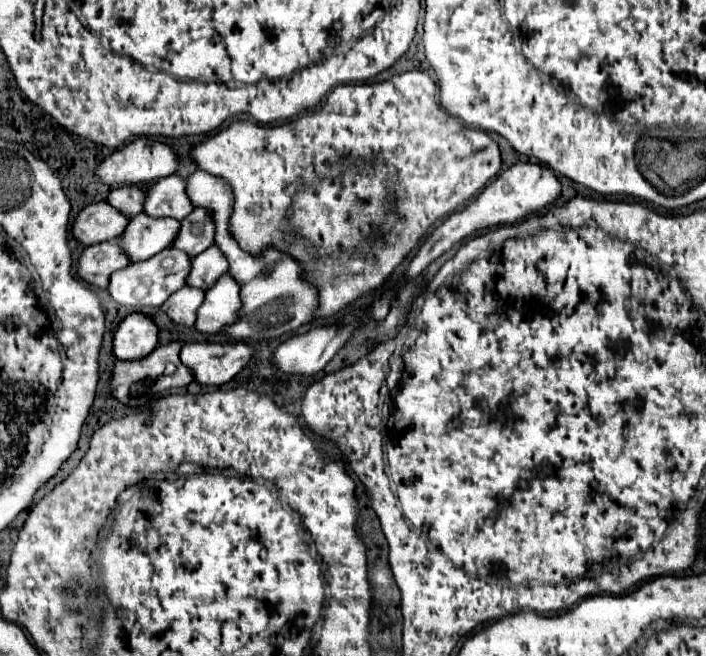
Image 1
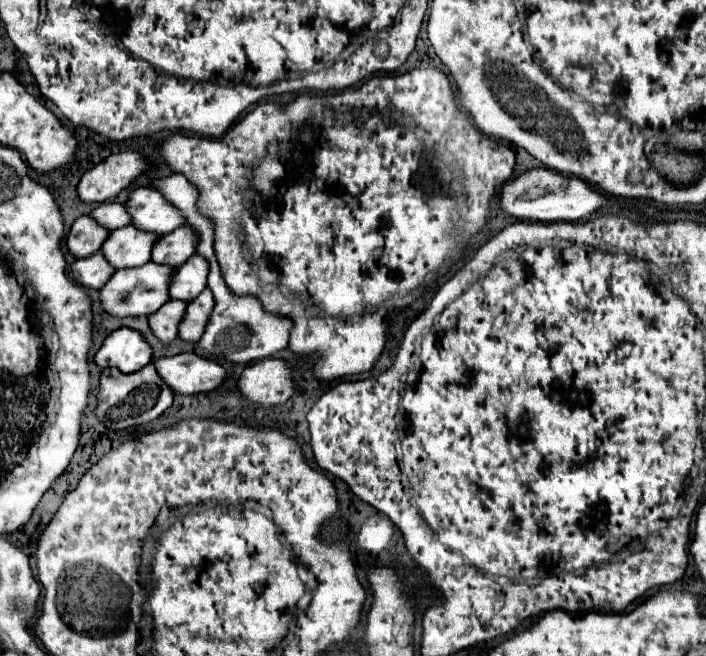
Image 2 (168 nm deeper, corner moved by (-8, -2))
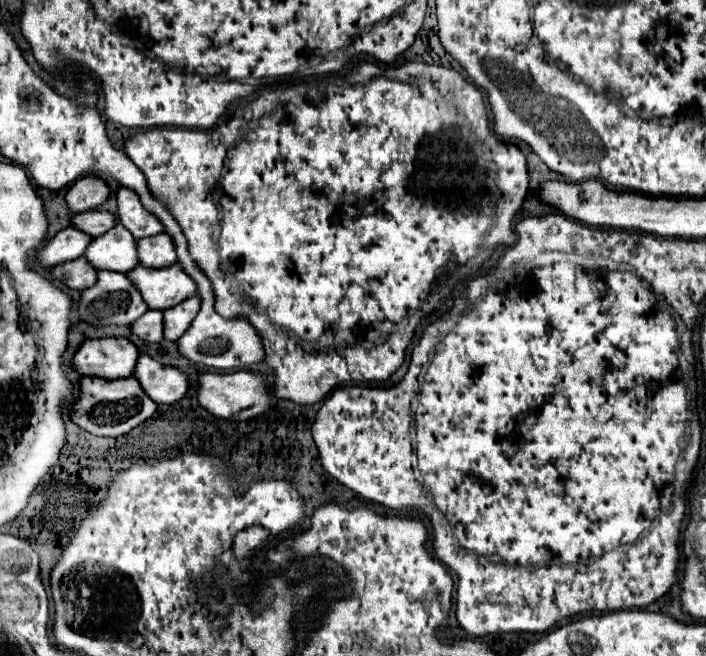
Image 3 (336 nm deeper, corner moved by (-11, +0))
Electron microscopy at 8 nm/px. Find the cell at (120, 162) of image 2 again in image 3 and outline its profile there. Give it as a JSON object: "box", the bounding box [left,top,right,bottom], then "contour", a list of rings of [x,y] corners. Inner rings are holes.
{"box":[66,176,110,212],"contour":[[[84,176],[72,184],[66,194],[66,202],[72,212],[94,210],[110,196],[110,186],[98,176]]]}

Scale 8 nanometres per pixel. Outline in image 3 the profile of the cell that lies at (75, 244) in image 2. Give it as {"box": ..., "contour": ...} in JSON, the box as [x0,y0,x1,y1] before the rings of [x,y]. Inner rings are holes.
{"box":[38,226,92,266],"contour":[[[68,226],[62,232],[58,232],[42,248],[42,252],[38,252],[38,260],[42,266],[56,266],[56,264],[62,264],[68,260],[76,260],[84,254],[90,240],[92,240],[90,234],[84,234],[82,230]]]}

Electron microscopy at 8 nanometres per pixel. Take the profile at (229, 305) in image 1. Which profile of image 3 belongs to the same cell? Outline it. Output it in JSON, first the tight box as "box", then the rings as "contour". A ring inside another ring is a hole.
{"box":[164,296,200,340],"contour":[[[200,296],[186,298],[174,308],[164,310],[164,338],[166,340],[176,340],[184,330],[188,330],[188,322],[196,318],[196,310],[200,310]]]}

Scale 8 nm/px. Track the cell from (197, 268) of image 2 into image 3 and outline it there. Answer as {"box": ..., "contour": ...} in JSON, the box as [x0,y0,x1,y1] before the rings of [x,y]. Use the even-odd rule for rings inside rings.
{"box":[128,264,196,310],"contour":[[[178,264],[160,270],[136,266],[132,272],[128,272],[128,278],[138,286],[148,308],[152,310],[166,310],[168,306],[176,306],[184,298],[196,294],[196,282],[192,282],[192,278],[188,278]]]}

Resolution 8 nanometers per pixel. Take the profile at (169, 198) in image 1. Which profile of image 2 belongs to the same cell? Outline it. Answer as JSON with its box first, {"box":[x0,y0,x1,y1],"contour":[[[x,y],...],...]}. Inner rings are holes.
{"box":[125,188,183,236],"contour":[[[135,188],[129,194],[125,208],[131,216],[131,224],[143,232],[161,236],[183,226],[181,212],[177,212],[177,208],[173,208],[157,190],[151,188]]]}

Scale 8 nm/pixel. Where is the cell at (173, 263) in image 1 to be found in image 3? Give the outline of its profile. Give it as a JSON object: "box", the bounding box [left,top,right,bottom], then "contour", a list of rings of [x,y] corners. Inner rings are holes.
{"box":[78,270,148,326],"contour":[[[100,270],[98,282],[82,292],[82,300],[78,304],[78,314],[84,322],[94,326],[106,326],[106,324],[132,324],[136,318],[140,318],[148,306],[144,306],[144,298],[140,298],[140,290],[128,282],[126,274],[112,272],[112,270]]]}

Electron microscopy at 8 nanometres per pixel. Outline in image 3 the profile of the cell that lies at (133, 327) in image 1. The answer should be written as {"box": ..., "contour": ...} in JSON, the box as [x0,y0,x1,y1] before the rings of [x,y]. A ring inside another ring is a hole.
{"box":[72,338,140,378],"contour":[[[96,338],[96,340],[86,340],[80,346],[80,350],[74,354],[72,364],[84,376],[98,374],[102,378],[128,378],[128,376],[132,376],[132,370],[136,368],[138,356],[140,356],[138,348],[128,338]]]}

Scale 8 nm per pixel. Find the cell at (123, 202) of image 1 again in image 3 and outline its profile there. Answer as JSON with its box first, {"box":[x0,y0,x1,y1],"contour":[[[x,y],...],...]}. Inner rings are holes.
{"box":[72,210,116,238],"contour":[[[88,210],[88,212],[80,212],[72,218],[72,226],[76,226],[78,230],[82,230],[94,238],[108,232],[114,224],[116,224],[114,214],[110,214],[106,210]]]}

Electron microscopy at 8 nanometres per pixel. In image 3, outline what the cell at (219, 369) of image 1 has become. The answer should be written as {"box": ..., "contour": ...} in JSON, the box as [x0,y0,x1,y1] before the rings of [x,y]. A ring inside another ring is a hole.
{"box":[134,354,190,404],"contour":[[[146,354],[138,358],[134,376],[140,380],[144,392],[158,404],[174,404],[190,390],[190,376],[186,372],[164,366]]]}

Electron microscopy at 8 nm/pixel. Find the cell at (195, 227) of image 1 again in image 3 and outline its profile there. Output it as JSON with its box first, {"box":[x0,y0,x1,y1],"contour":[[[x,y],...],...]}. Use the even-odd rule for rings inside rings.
{"box":[138,232,176,268],"contour":[[[164,232],[152,238],[142,238],[138,240],[138,258],[142,266],[166,268],[176,262],[176,246]]]}

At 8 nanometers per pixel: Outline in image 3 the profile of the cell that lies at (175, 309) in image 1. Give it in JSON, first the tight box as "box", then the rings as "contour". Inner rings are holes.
{"box":[132,310,164,342],"contour":[[[148,310],[136,322],[132,322],[132,330],[138,338],[146,342],[160,342],[164,338],[164,312],[162,310]]]}

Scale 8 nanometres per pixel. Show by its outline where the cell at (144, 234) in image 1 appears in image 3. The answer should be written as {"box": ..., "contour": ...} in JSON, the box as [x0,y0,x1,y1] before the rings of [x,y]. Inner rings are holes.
{"box":[84,224,140,272],"contour":[[[120,224],[94,238],[84,256],[98,270],[128,272],[140,264],[136,262],[136,238],[132,238]]]}

